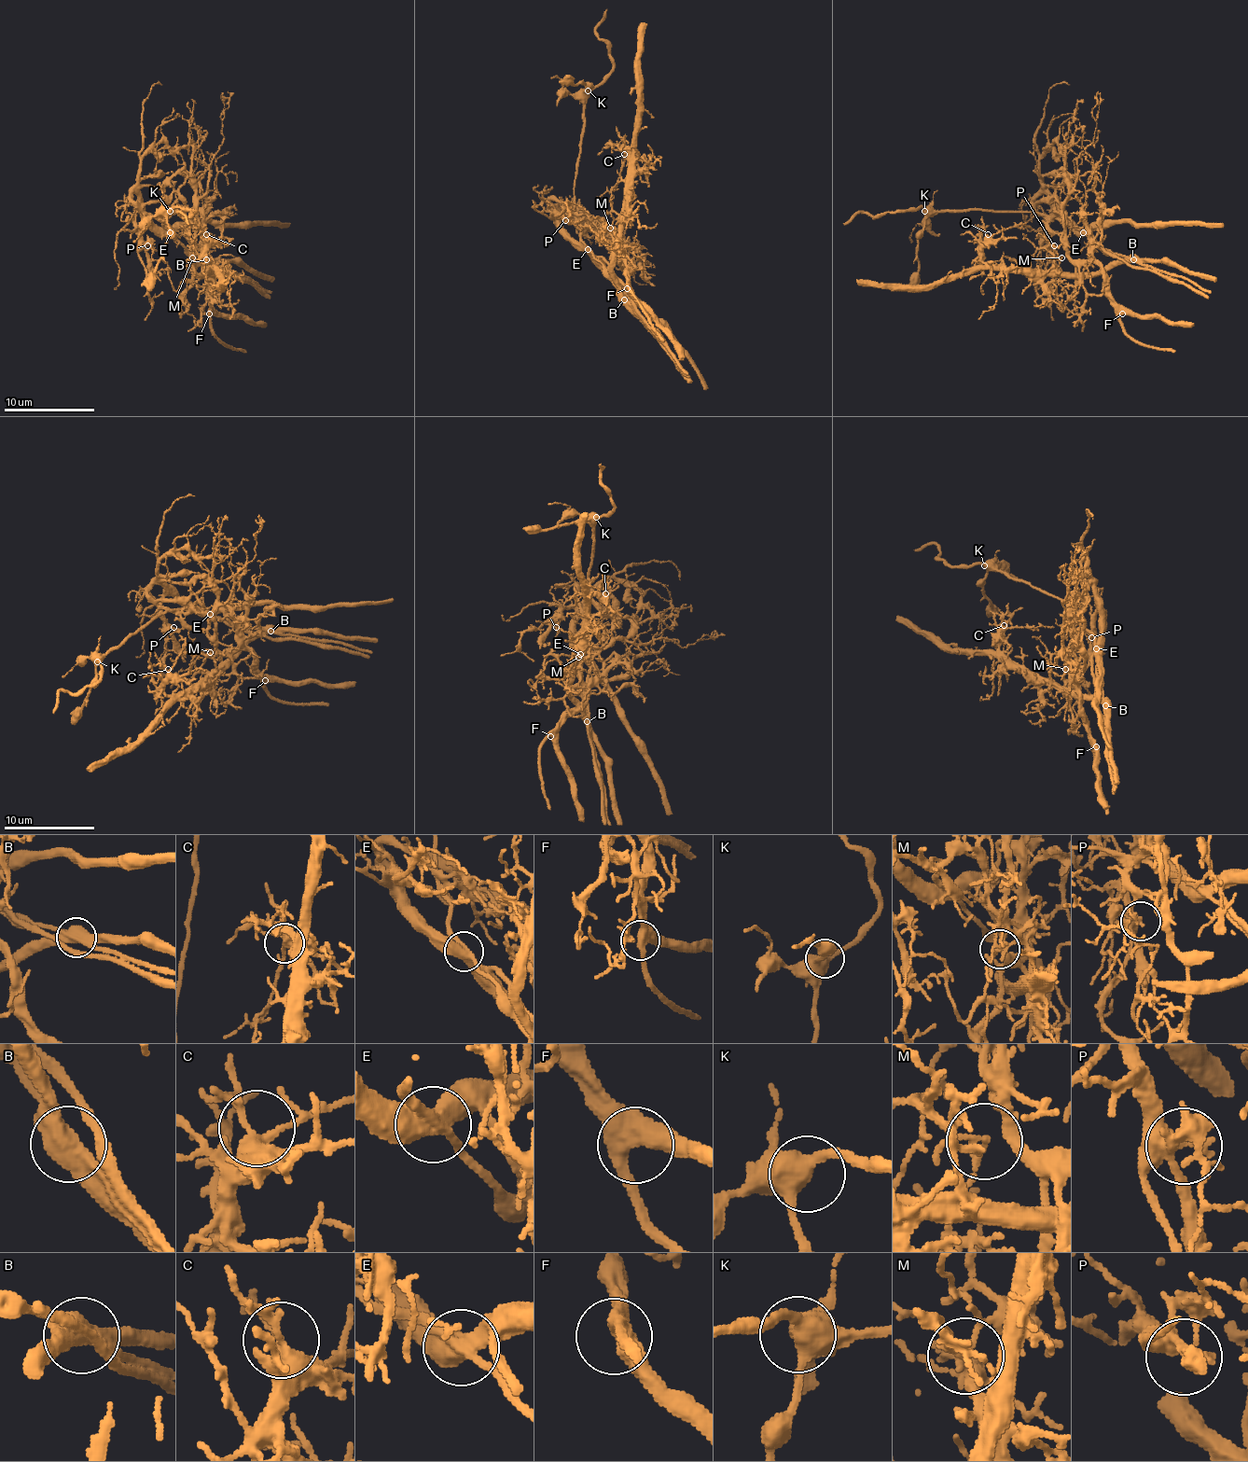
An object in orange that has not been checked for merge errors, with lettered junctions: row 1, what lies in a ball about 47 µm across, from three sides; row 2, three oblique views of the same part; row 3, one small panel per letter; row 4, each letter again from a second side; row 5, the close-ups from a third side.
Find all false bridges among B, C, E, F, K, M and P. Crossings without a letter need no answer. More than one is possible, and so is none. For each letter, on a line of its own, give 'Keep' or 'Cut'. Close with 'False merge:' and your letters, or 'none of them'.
B: Cut
C: Keep
E: Cut
F: Keep
K: Keep
M: Cut
P: Keep
False merge: B, E, M

